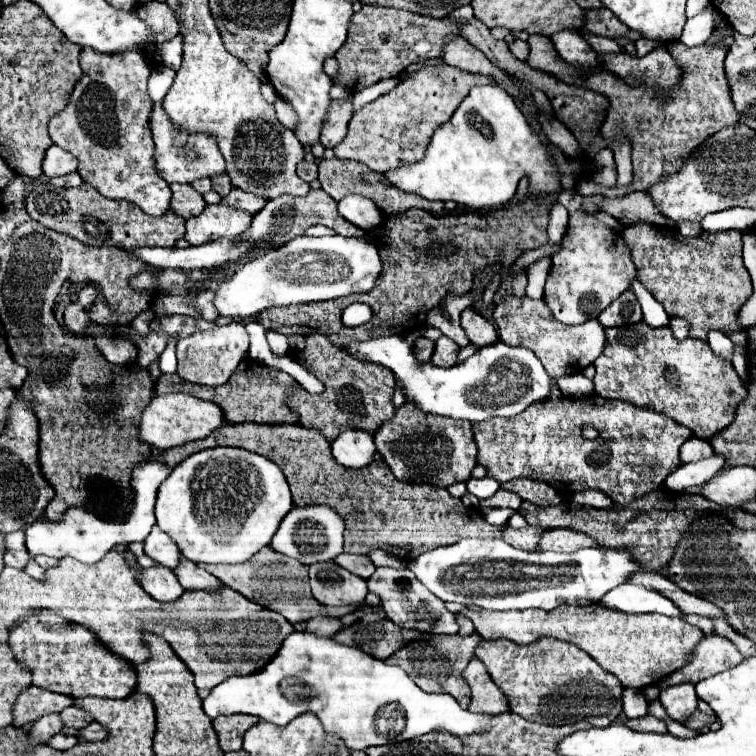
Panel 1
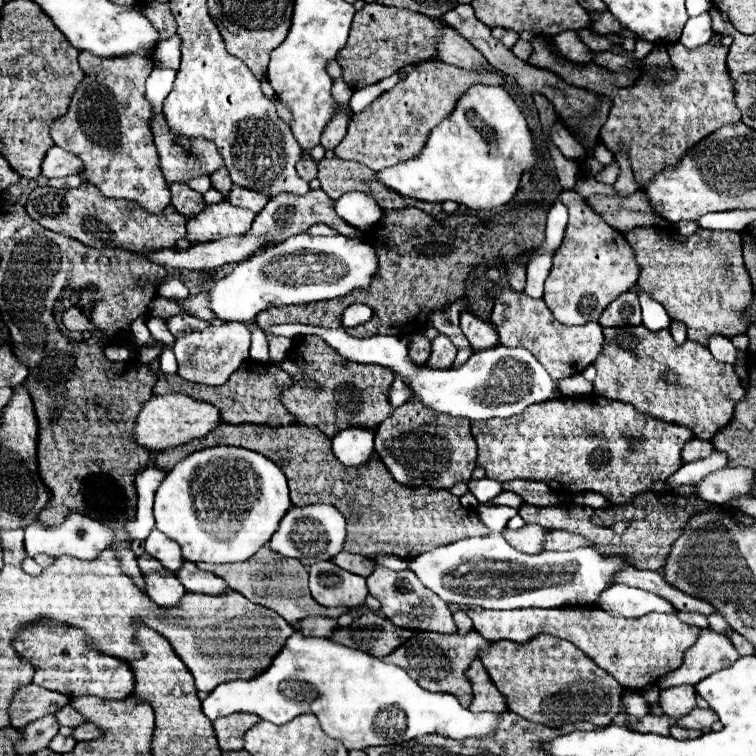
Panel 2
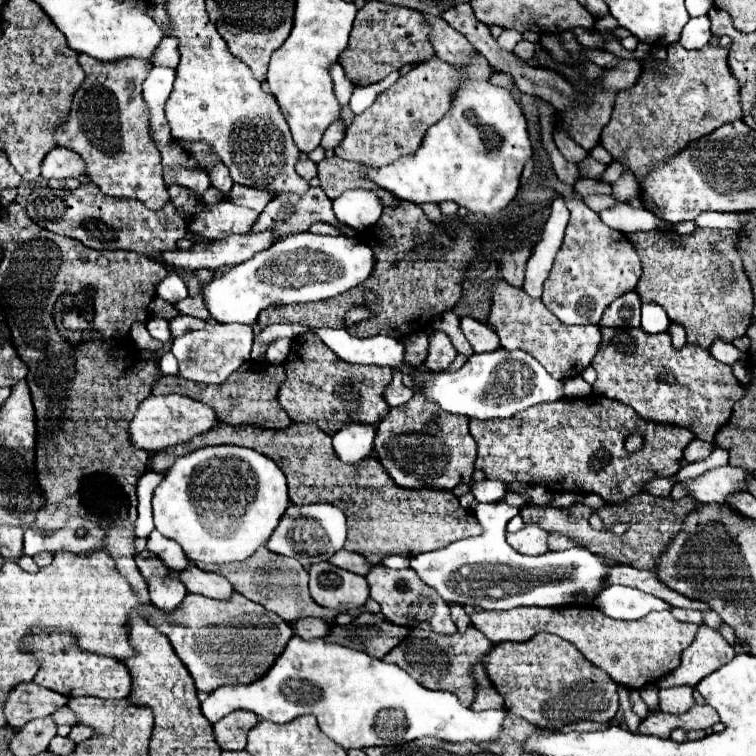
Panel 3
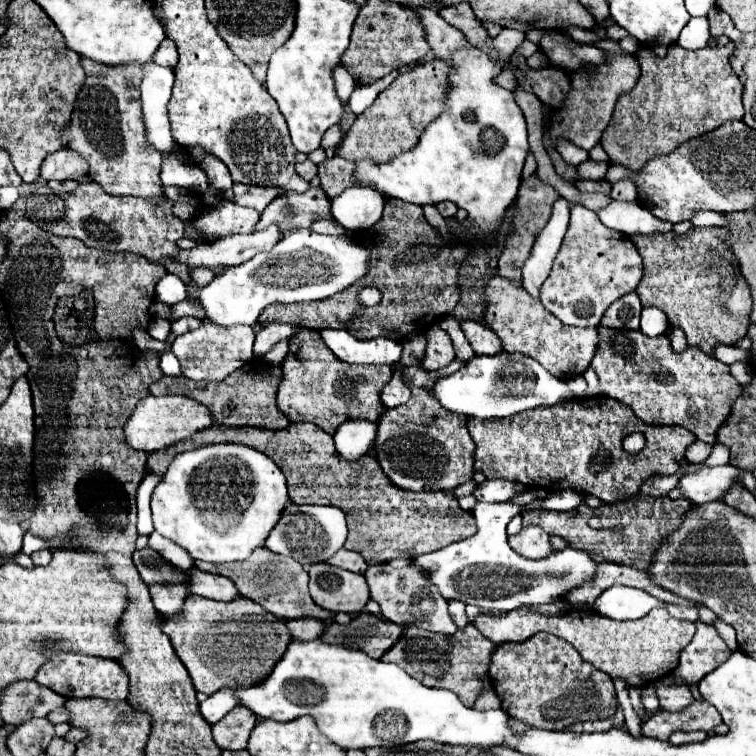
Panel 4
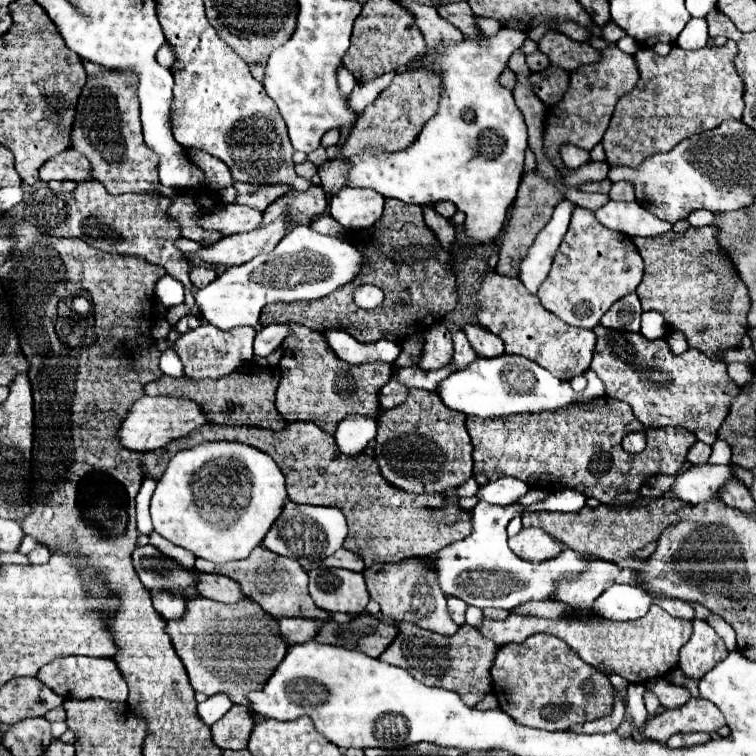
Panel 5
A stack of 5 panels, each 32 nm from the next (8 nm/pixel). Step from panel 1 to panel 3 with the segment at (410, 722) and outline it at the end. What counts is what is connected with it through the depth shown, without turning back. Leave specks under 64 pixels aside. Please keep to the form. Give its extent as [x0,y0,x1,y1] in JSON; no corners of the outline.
[202,636,504,750]

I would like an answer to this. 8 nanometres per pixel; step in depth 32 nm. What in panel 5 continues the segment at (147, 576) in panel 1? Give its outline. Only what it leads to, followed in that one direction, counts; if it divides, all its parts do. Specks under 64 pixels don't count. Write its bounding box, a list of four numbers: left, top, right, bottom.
[150,592,186,620]

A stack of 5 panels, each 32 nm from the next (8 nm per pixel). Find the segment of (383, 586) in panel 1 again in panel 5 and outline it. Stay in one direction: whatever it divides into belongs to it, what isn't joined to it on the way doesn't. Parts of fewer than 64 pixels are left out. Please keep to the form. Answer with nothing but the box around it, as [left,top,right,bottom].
[363,558,458,636]

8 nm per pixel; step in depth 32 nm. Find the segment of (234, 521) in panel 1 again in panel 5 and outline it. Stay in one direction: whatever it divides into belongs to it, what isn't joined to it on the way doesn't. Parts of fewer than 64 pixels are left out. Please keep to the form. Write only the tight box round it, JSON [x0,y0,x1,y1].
[150,442,286,564]

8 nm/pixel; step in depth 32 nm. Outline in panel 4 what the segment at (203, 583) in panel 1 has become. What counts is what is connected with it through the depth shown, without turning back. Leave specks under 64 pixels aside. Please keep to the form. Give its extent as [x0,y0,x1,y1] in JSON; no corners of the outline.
[188,568,240,602]

